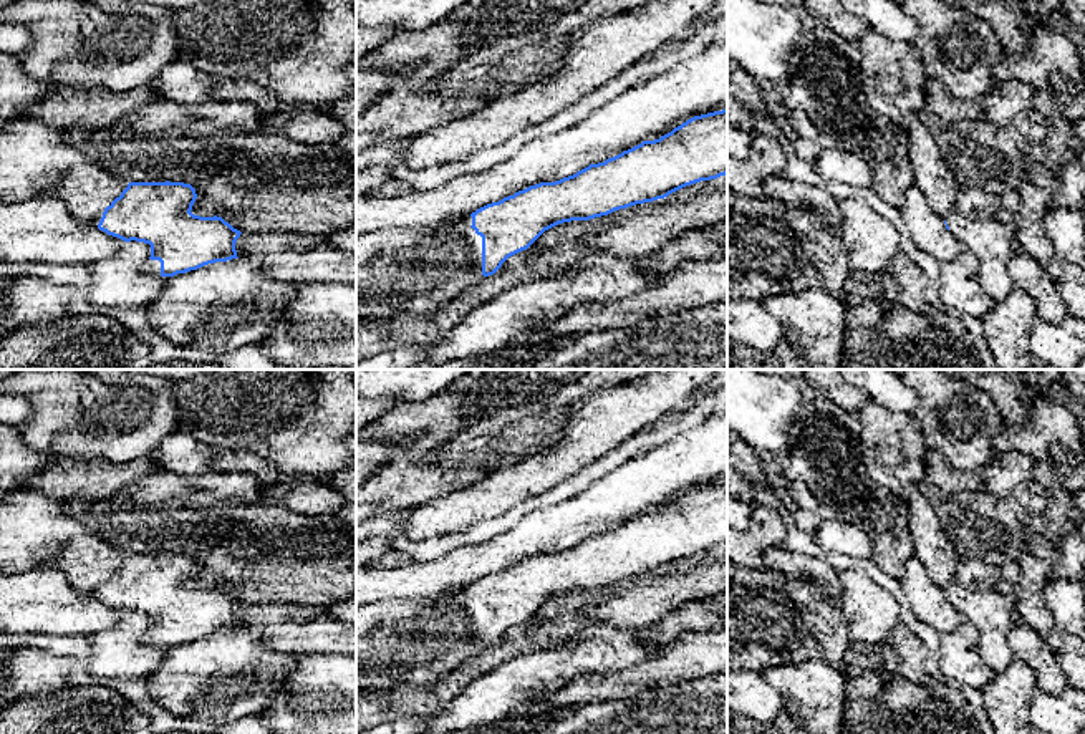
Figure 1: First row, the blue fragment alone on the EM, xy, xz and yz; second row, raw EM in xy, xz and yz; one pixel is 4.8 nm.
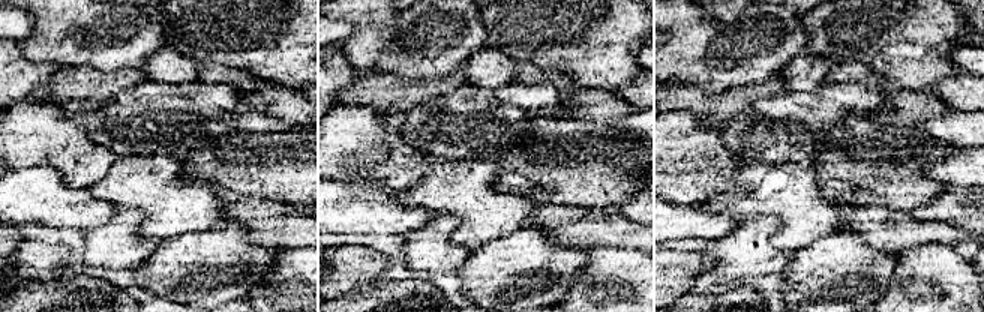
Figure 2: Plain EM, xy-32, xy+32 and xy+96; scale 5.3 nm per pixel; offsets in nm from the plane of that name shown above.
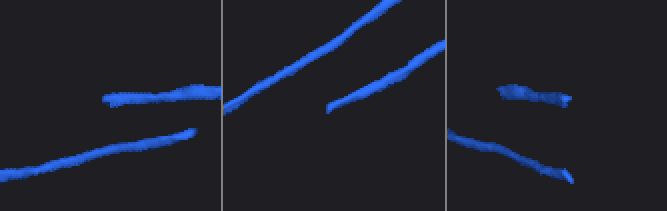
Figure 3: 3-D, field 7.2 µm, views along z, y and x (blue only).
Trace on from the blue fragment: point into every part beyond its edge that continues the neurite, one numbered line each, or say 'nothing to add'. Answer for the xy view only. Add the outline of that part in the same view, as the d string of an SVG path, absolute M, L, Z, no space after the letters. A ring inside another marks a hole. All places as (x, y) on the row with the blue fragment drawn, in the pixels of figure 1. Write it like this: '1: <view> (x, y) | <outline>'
1: xy (151, 267) | M147 258L146 262L144 262L144 272L147 273L147 275L156 275L156 277L161 277L161 262L159 260L151 260L151 258Z

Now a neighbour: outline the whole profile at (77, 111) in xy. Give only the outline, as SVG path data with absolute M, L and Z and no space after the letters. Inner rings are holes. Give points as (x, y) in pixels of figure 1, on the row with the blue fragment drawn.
M151 85L129 91L131 106L124 111L114 106L103 89L83 91L61 86L46 93L23 118L36 118L53 128L65 129L73 141L81 142L88 133L114 124L124 114L157 99Z

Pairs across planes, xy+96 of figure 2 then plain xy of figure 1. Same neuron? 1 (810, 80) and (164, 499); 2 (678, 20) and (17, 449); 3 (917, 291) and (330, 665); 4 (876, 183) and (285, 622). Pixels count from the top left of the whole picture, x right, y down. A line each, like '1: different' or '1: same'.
1: different
2: different
3: same
4: different

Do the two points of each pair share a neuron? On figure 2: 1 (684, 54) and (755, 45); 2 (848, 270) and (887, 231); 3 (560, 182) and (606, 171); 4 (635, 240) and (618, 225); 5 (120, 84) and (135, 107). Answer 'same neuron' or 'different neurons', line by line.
1: same neuron
2: different neurons
3: same neuron
4: same neuron
5: different neurons

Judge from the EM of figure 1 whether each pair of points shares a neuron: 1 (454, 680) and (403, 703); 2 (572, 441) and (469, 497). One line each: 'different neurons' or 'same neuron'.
1: same neuron
2: same neuron

